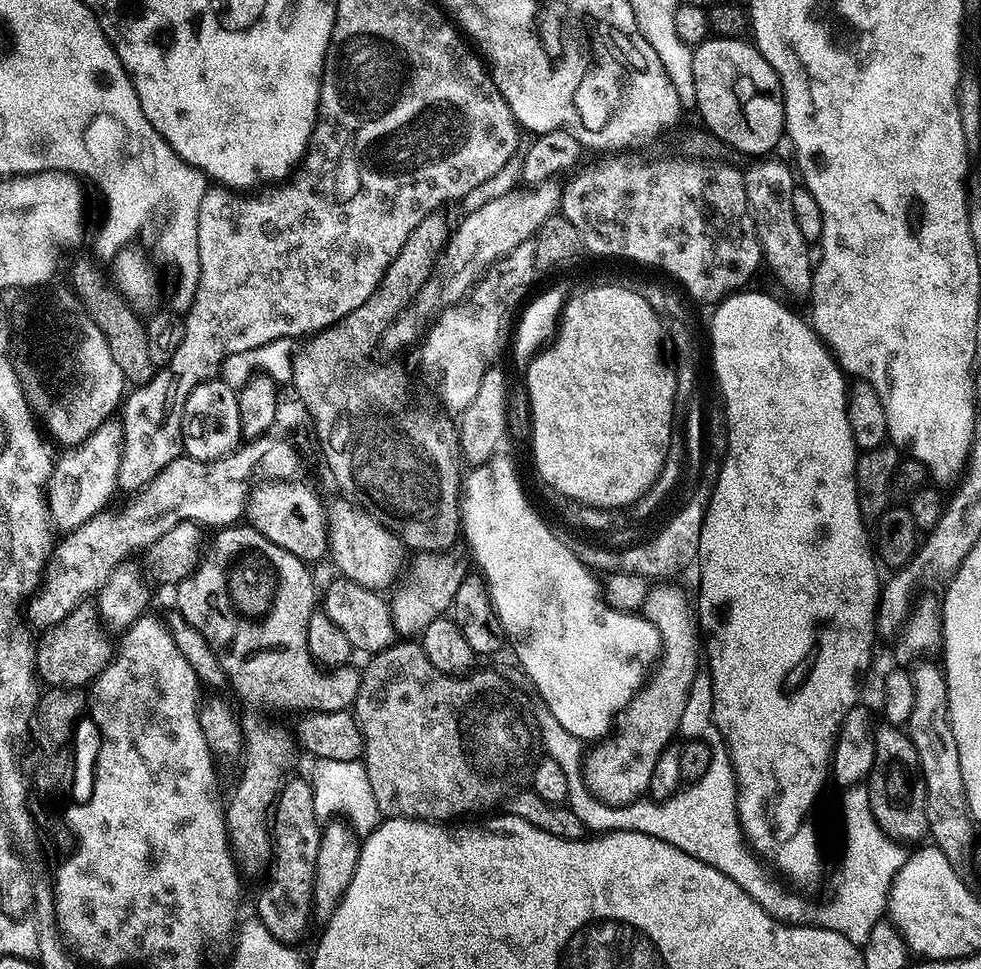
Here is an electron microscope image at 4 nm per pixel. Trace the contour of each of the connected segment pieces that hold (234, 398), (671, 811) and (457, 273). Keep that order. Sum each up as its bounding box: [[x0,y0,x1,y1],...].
[[181,378,242,463],[614,724,760,894],[382,179,562,352]]

